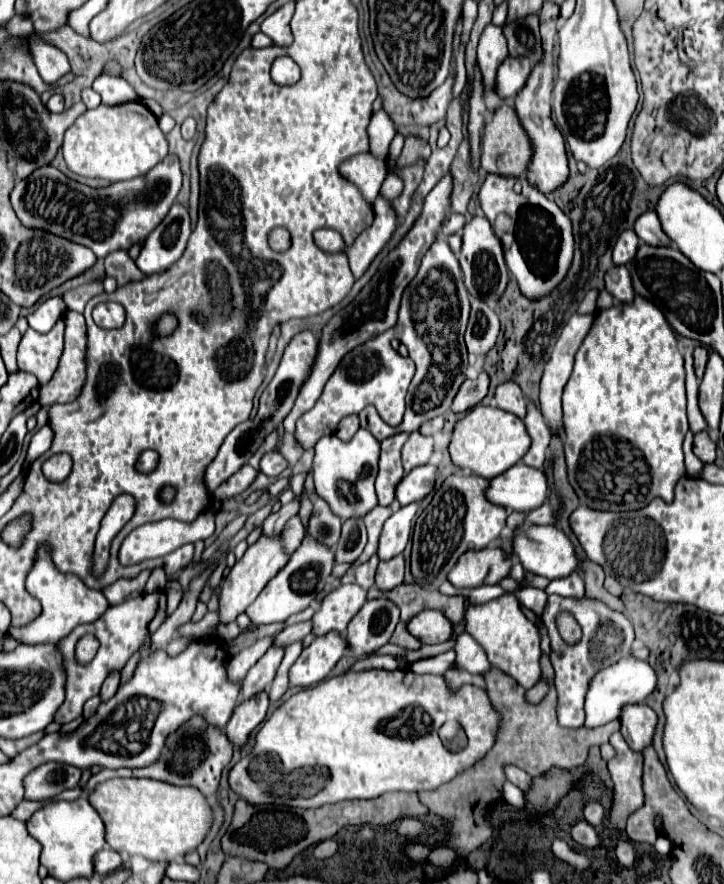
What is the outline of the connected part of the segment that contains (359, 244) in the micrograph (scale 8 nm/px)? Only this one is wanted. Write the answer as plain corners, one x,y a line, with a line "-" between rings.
381,196
375,200
375,220
373,224
353,242
353,246
347,246
347,258
349,266
355,278
359,278
371,260
381,252
381,248
387,244
395,230
395,212
387,200

